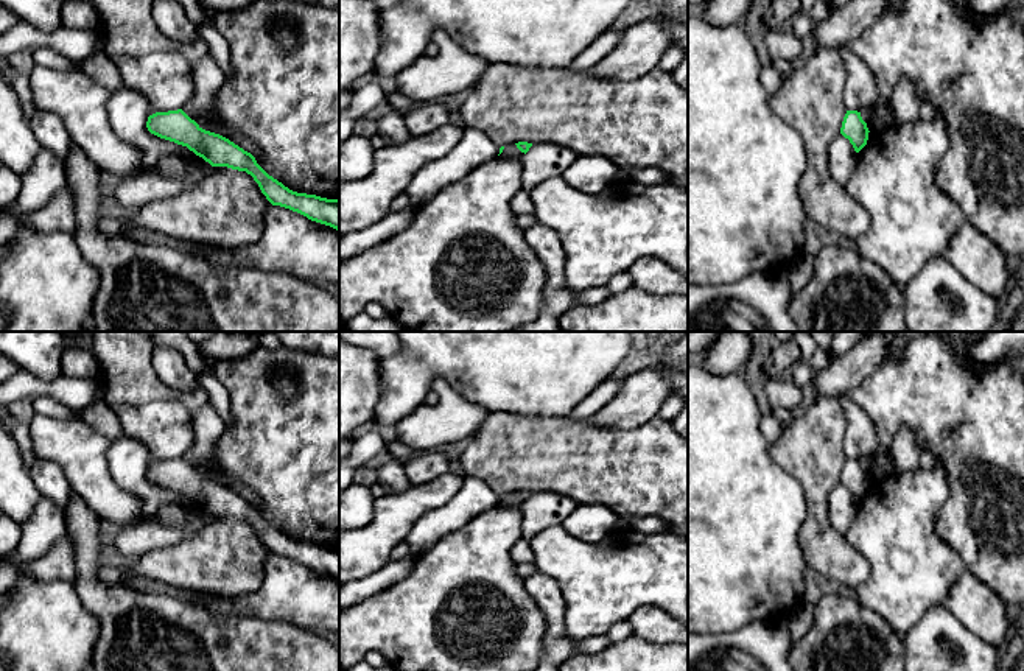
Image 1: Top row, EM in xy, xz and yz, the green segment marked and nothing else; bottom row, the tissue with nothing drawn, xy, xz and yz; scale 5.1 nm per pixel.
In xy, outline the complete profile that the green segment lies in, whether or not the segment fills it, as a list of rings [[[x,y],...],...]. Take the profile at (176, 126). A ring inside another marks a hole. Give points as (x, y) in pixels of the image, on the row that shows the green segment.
[[[182,109],[156,112],[148,117],[146,128],[151,134],[187,146],[212,167],[227,167],[246,171],[258,184],[261,193],[272,206],[280,206],[307,216],[311,221],[339,229],[339,199],[297,193],[269,176],[255,157],[229,139],[202,129]]]

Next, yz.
[[[847,111],[840,134],[850,140],[856,153],[859,153],[867,145],[868,132],[870,131],[867,128],[867,123],[861,117],[861,112]]]

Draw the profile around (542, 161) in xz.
[[[534,143],[520,159],[523,163],[523,188],[531,191],[538,182],[562,176],[579,154],[559,143]]]

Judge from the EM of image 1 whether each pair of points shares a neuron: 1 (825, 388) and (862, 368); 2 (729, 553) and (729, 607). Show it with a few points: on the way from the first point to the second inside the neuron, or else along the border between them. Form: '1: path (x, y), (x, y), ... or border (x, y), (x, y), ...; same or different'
1: path (834, 380), (853, 368); same
2: path (729, 567), (729, 593); same

